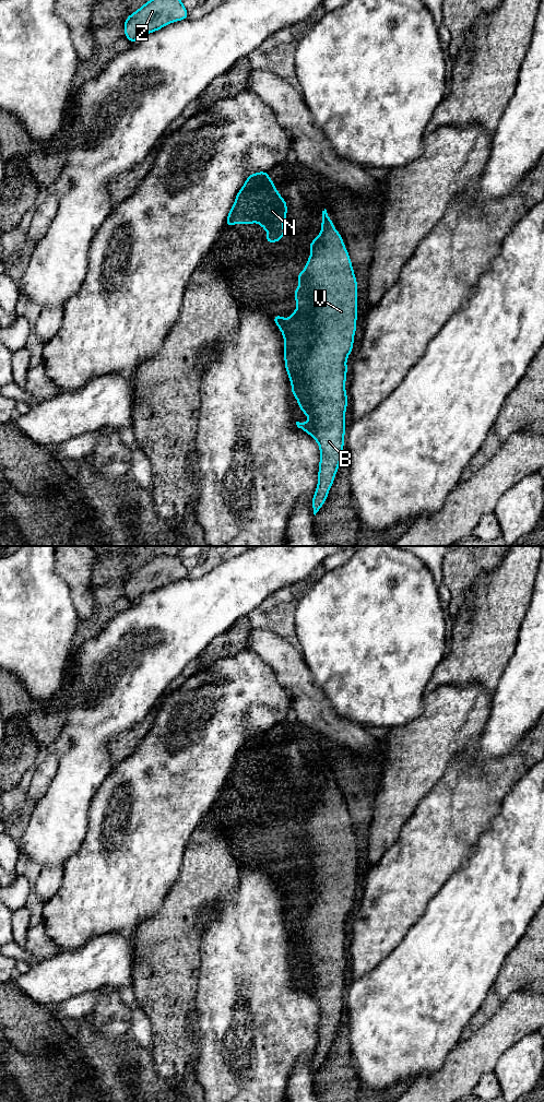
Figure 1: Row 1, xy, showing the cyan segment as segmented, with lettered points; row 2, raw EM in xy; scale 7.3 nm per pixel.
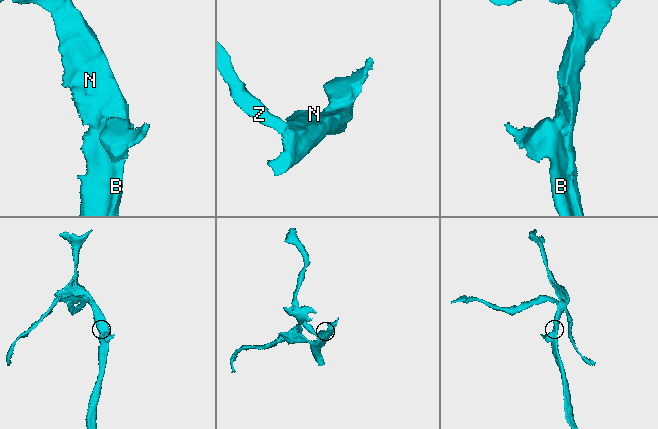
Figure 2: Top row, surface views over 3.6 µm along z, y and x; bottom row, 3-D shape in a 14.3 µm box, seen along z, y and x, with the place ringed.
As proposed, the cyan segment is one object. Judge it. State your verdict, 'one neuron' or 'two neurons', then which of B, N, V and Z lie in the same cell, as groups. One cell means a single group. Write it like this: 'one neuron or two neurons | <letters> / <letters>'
one neuron | B N V Z

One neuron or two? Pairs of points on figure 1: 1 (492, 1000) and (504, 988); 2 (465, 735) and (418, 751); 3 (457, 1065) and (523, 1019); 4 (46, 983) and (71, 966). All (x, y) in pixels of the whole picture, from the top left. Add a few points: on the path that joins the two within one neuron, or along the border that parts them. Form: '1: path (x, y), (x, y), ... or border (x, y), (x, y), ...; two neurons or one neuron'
1: border (493, 986), (501, 1002); two neurons
2: path (453, 735), (438, 735), (430, 742); one neuron
3: path (473, 1057), (507, 1026); one neuron
4: path (52, 981), (64, 972); one neuron

